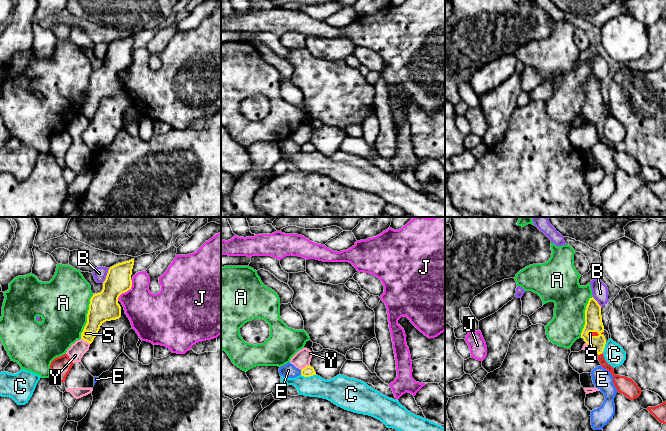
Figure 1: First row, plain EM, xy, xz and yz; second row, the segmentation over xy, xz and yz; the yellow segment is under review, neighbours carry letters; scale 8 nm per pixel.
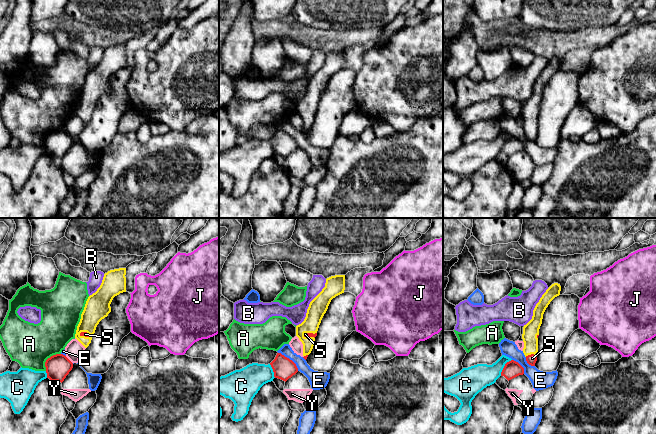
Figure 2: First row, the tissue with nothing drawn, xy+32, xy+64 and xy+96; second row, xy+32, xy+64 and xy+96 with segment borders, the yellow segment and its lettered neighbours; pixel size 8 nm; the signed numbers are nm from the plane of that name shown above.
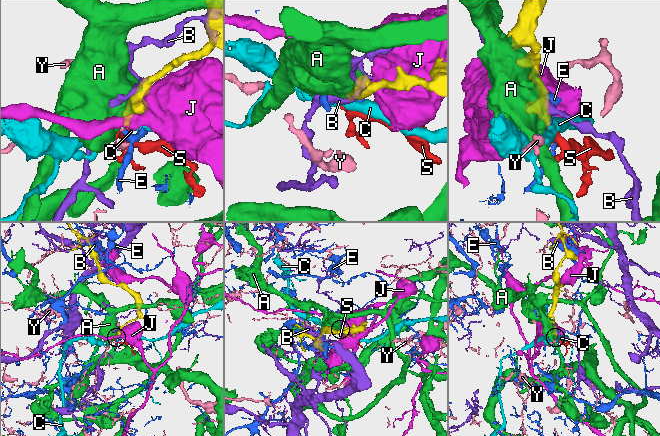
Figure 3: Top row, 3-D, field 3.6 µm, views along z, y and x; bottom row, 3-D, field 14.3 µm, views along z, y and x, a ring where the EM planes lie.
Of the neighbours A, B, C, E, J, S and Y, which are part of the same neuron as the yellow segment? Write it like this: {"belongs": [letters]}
{"belongs": ["S"]}

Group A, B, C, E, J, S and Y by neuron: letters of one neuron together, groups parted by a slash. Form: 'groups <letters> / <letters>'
groups A / B / C / E / J / S / Y

